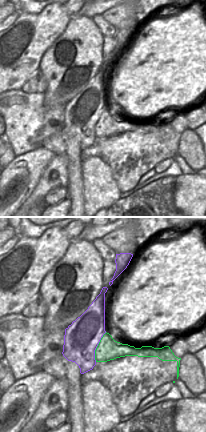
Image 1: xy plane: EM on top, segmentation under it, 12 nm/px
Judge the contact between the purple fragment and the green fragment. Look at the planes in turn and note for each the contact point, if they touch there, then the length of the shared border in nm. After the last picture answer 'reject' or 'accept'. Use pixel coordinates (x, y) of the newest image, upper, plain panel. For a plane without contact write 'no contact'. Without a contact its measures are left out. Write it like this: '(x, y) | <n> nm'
(96, 123) | 380 nm

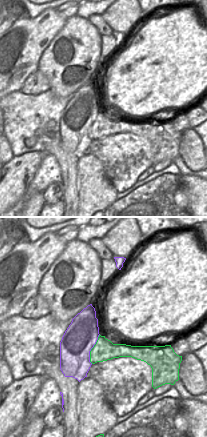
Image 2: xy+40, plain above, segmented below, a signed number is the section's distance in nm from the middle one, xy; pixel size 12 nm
(91, 124) | 380 nm

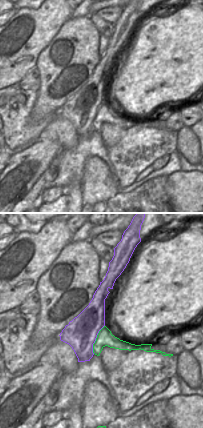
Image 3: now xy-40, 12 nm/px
(95, 115) | 380 nm

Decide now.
reject

